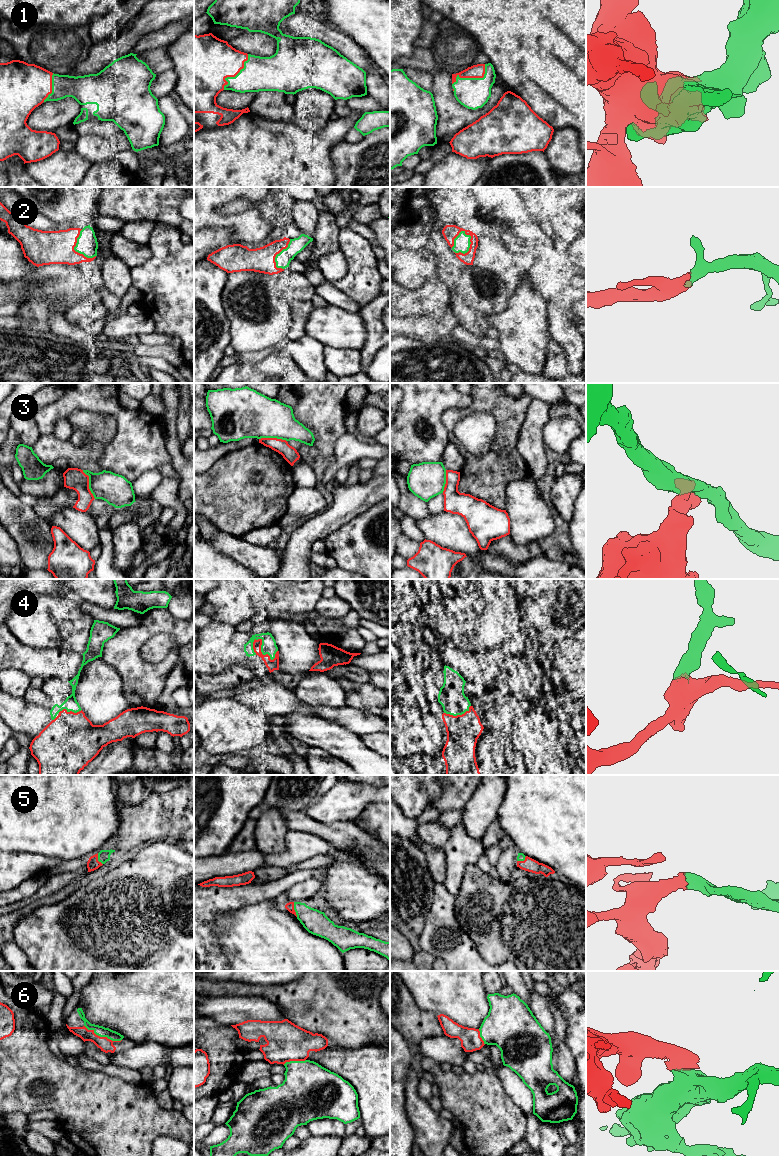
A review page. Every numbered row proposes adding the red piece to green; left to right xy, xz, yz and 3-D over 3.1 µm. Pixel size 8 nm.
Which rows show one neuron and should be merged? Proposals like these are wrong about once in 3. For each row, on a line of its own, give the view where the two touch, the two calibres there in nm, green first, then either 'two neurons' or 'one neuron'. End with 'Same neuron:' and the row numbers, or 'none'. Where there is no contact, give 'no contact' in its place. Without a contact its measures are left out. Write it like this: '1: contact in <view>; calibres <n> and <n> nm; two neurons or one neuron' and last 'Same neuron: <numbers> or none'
1: contact in yz; calibres 260 and 110 nm; one neuron
2: contact in yz; calibres 130 and 120 nm; one neuron
3: contact in xy; calibres 240 and 170 nm; two neurons
4: contact in xz; calibres 120 and 90 nm; one neuron
5: contact in xz; calibres 190 and 70 nm; one neuron
6: contact in xy; calibres 90 and 110 nm; one neuron
Same neuron: 1, 2, 4, 5, 6

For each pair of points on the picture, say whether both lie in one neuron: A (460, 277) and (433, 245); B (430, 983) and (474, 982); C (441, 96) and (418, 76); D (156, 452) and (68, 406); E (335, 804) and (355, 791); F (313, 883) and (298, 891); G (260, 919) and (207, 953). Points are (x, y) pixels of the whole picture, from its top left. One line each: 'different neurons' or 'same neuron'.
A: same neuron
B: same neuron
C: different neurons
D: same neuron
E: same neuron
F: same neuron
G: different neurons

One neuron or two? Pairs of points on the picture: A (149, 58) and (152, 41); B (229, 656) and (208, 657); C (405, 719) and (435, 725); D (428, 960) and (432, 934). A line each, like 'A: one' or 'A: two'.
A: two
B: one
C: two
D: two

